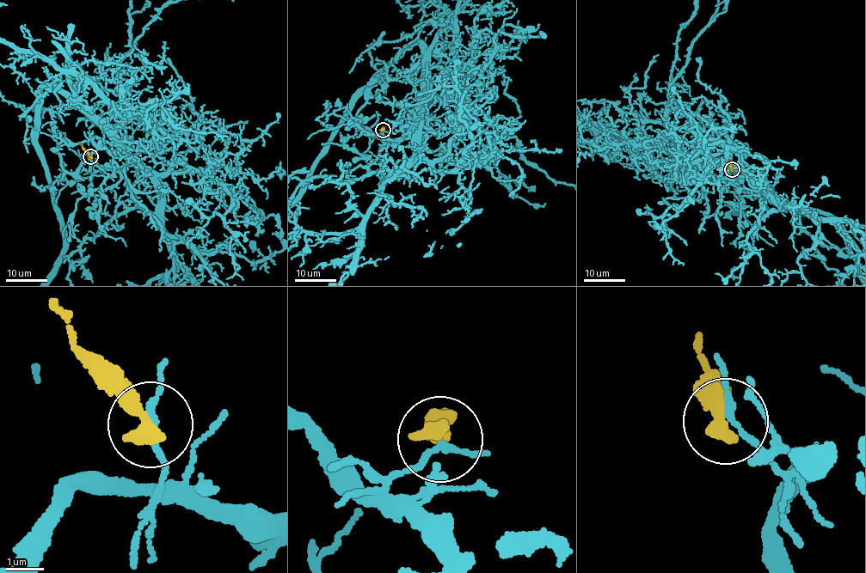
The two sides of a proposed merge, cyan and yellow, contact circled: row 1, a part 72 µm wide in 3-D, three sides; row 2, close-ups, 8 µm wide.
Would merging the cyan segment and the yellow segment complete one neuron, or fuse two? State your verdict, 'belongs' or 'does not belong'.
does not belong

